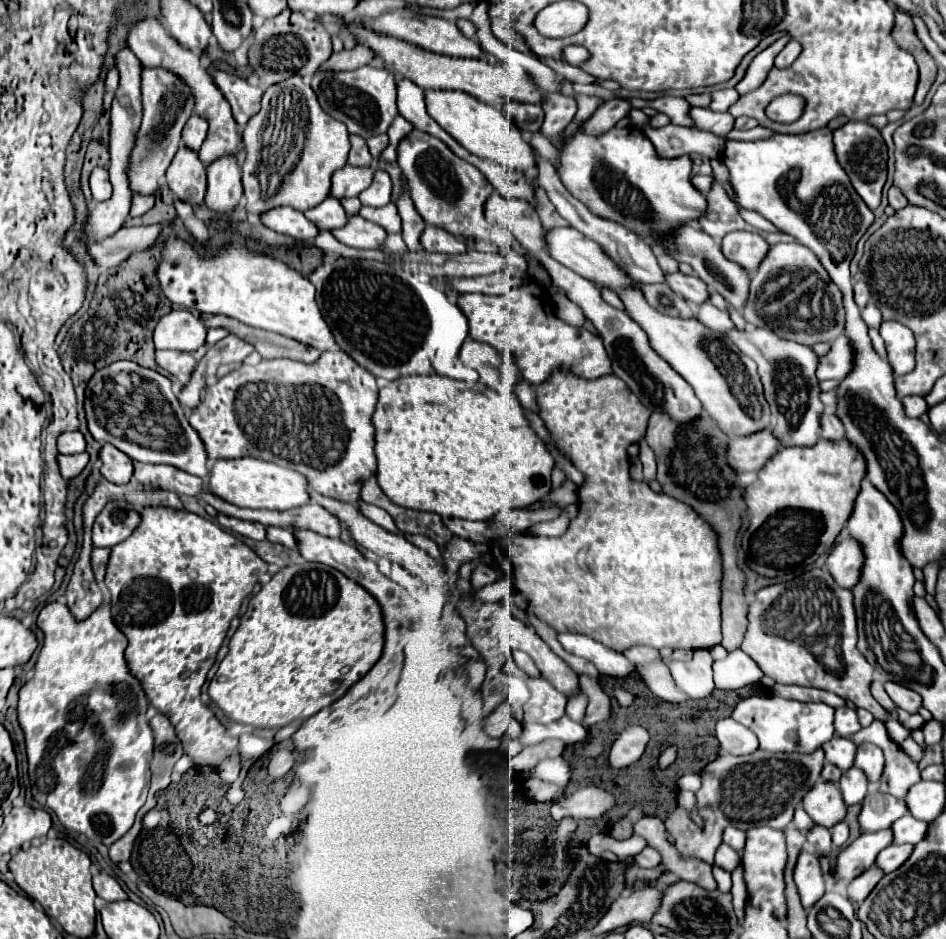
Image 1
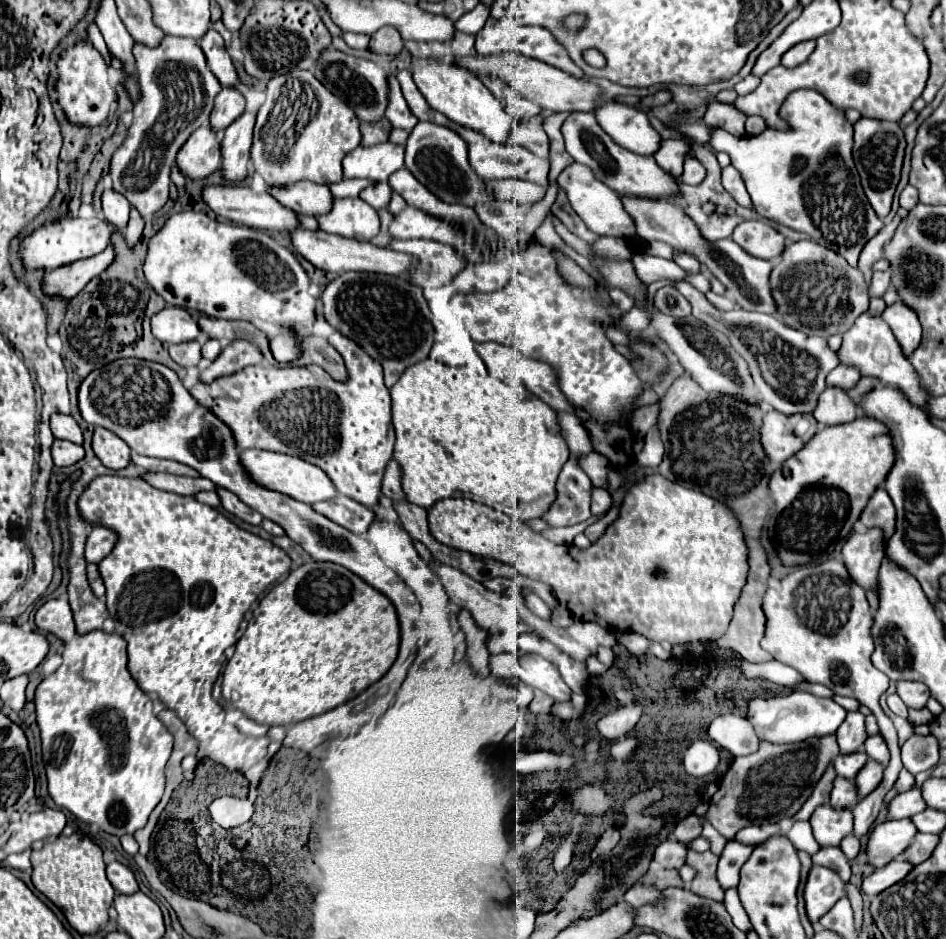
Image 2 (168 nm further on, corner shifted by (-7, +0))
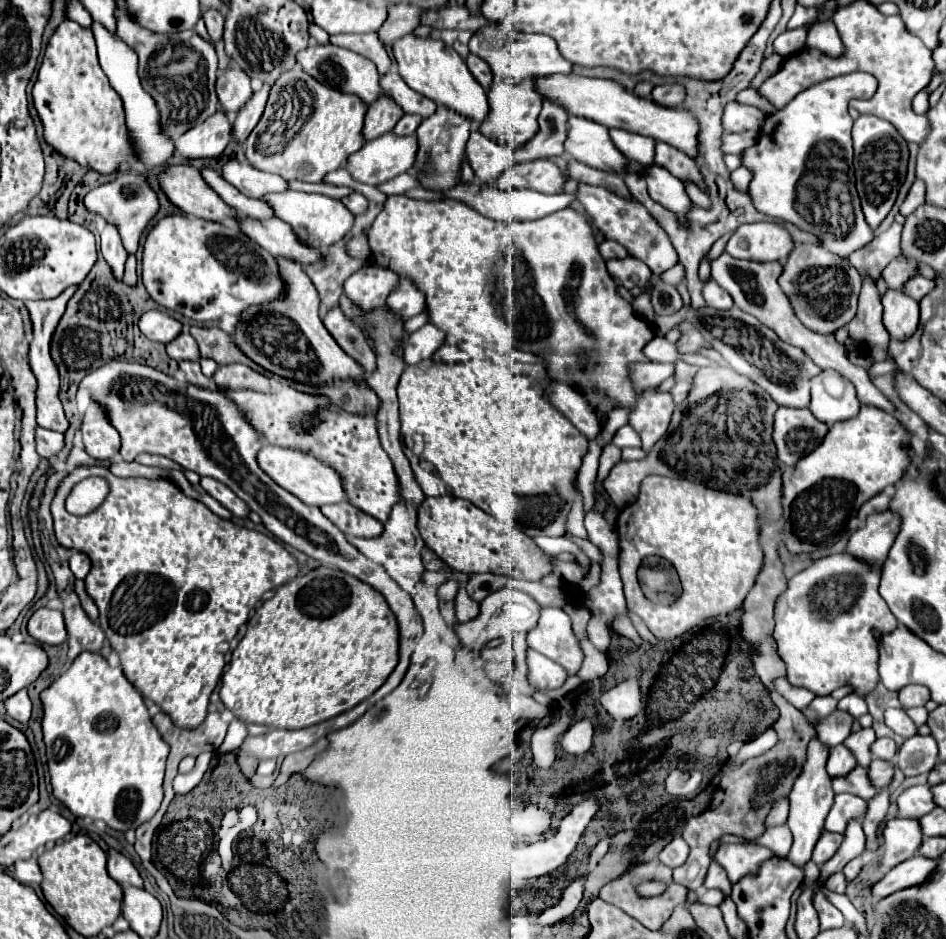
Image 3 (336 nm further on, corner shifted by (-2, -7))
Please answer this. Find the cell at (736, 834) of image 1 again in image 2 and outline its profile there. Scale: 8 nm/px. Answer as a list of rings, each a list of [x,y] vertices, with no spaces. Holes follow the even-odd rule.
[[[768,823],[768,825],[758,825],[758,827],[746,827],[742,831],[738,831],[736,839],[742,843],[762,843],[766,839],[770,839],[774,833],[778,833],[780,825],[778,823]]]

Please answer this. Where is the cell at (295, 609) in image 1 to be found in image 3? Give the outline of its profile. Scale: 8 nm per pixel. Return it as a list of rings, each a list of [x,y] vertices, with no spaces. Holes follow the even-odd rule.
[[[319,566],[283,584],[273,598],[257,608],[247,622],[243,640],[233,652],[229,670],[223,674],[219,696],[225,708],[245,724],[263,724],[283,730],[307,728],[357,706],[381,688],[397,666],[397,648],[397,620],[385,598],[347,572]]]

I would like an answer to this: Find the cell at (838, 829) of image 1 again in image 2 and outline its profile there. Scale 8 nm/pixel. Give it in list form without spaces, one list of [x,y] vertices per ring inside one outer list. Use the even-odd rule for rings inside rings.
[[[848,835],[848,837],[840,843],[840,849],[842,849],[844,855],[852,861],[852,859],[860,853],[860,841],[858,841],[854,835]]]

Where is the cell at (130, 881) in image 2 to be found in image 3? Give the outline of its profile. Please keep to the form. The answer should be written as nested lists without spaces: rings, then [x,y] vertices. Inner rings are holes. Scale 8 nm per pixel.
[[[109,850],[107,872],[109,872],[111,878],[113,878],[117,884],[121,884],[121,886],[125,886],[125,884],[131,884],[131,886],[135,886],[135,888],[141,888],[141,886],[143,886],[143,880],[141,880],[141,876],[139,876],[137,868],[135,868],[123,854],[119,854],[119,852],[115,852],[115,850]]]

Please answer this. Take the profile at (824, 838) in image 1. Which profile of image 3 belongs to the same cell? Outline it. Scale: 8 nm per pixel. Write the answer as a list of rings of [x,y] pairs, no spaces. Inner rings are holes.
[[[835,872],[835,874],[831,874],[831,876],[825,880],[825,886],[827,886],[829,890],[833,890],[833,892],[843,894],[845,888],[847,888],[847,878],[845,878],[843,872]]]

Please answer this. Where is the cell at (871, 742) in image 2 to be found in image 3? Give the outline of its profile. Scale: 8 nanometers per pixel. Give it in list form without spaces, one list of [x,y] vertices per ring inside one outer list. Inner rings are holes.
[[[877,738],[875,744],[871,746],[873,756],[879,760],[887,760],[887,762],[891,762],[891,758],[895,756],[895,750],[897,750],[897,746],[891,738]]]

